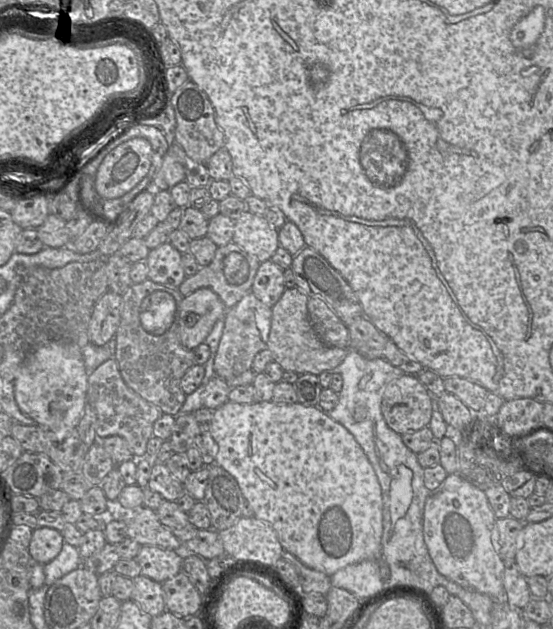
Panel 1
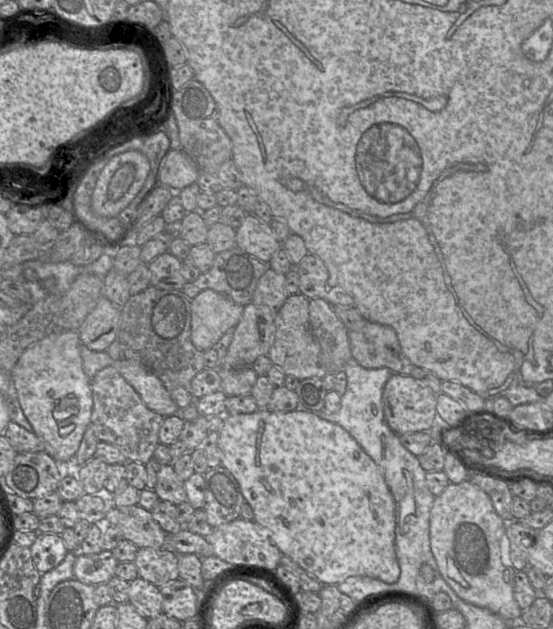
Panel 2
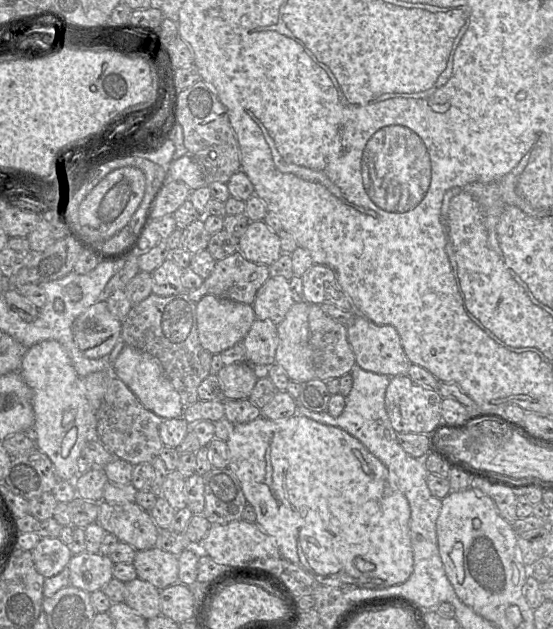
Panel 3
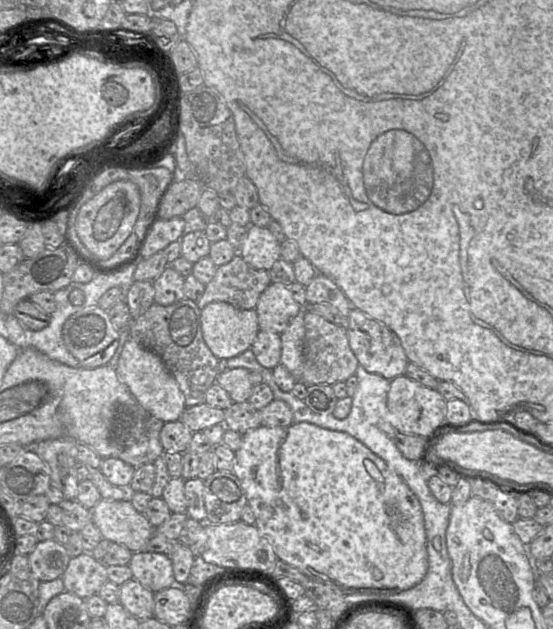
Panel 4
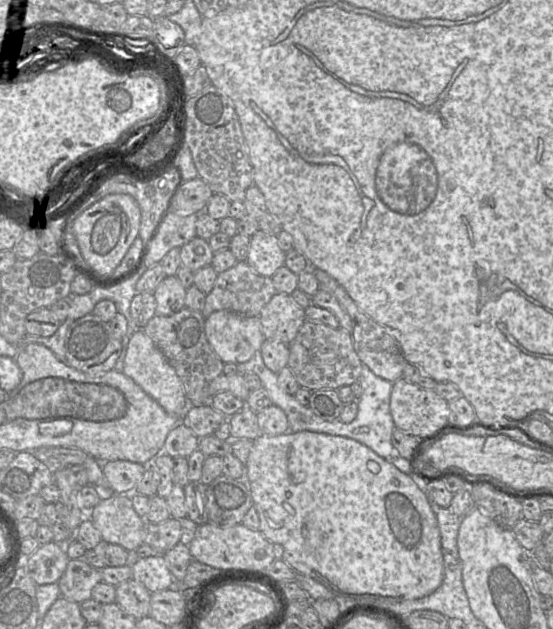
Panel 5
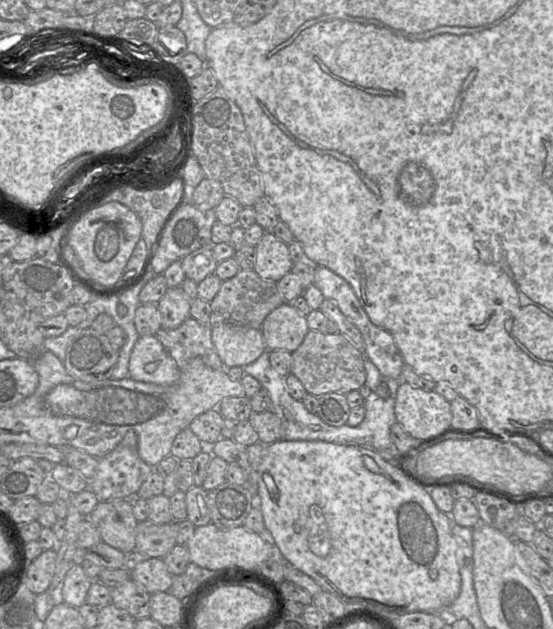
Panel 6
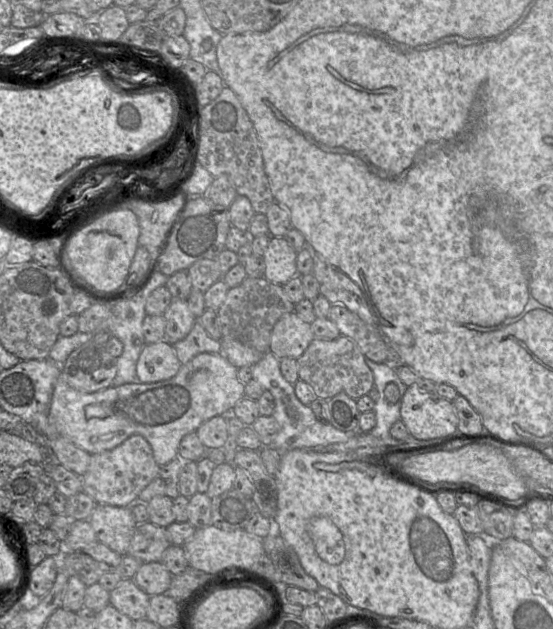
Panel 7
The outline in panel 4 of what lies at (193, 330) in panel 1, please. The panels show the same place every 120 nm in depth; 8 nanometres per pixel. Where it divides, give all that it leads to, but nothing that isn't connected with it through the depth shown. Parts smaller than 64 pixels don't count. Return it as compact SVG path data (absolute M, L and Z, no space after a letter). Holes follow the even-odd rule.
M211 302L201 309L200 315L203 339L218 359L229 359L250 349L260 331L255 309L245 310L226 302Z

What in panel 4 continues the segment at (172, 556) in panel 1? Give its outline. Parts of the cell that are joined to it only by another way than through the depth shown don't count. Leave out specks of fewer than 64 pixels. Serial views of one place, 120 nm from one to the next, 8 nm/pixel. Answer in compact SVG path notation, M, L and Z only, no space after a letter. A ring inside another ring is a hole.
M134 552L129 567L133 578L153 593L175 585L173 564L169 555Z

